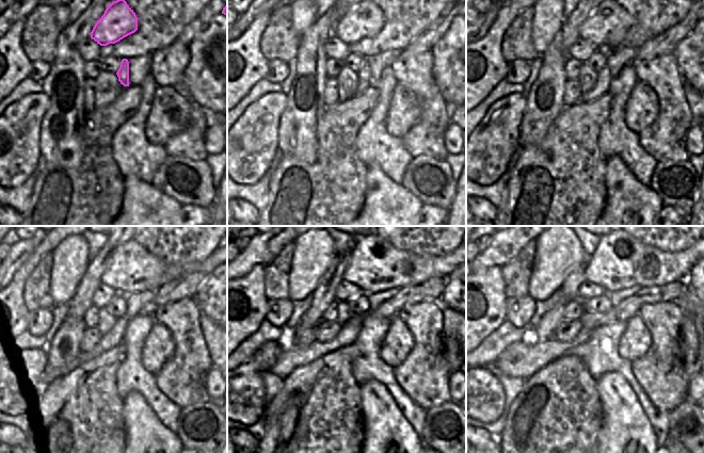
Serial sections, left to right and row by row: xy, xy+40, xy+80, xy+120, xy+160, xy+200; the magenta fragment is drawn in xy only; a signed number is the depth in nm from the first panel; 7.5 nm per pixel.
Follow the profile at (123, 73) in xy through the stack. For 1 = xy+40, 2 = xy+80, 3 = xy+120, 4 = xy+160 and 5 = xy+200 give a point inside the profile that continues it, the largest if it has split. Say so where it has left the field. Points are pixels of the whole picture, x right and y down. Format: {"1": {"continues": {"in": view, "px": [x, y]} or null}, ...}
{"1": {"continues": {"in": "xy+40", "px": [364, 74]}}, "2": {"continues": {"in": "xy+80", "px": [603, 77]}}, "3": {"continues": {"in": "xy+120", "px": [112, 336]}}, "4": {"continues": {"in": "xy+160", "px": [291, 357]}}, "5": {"continues": {"in": "xy+200", "px": [521, 359]}}}

